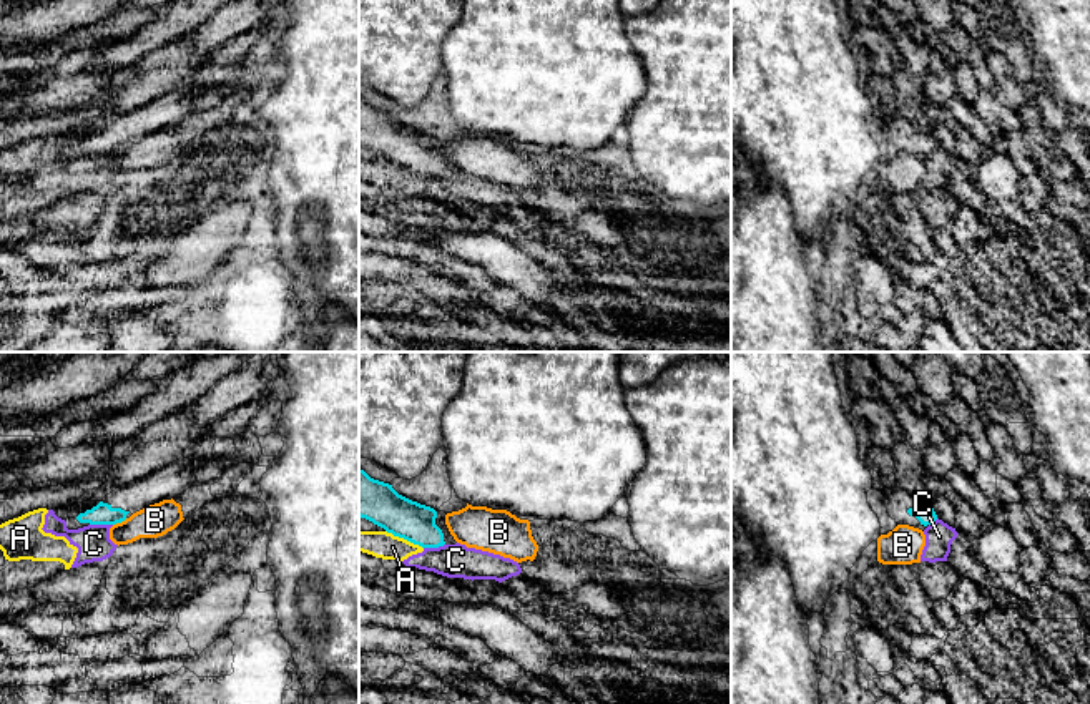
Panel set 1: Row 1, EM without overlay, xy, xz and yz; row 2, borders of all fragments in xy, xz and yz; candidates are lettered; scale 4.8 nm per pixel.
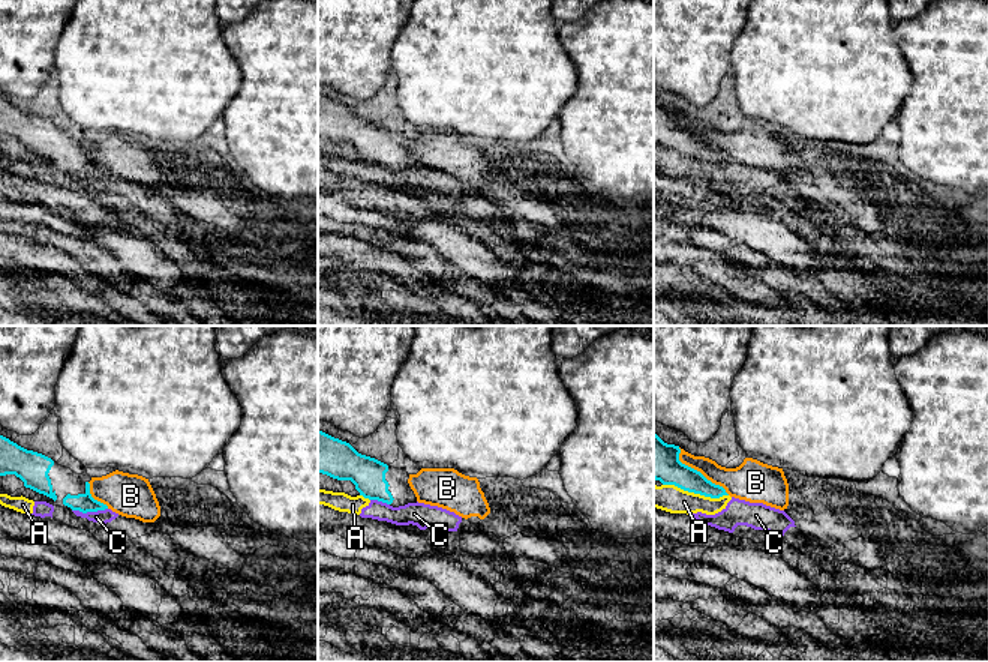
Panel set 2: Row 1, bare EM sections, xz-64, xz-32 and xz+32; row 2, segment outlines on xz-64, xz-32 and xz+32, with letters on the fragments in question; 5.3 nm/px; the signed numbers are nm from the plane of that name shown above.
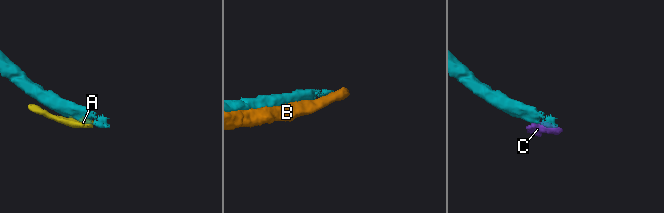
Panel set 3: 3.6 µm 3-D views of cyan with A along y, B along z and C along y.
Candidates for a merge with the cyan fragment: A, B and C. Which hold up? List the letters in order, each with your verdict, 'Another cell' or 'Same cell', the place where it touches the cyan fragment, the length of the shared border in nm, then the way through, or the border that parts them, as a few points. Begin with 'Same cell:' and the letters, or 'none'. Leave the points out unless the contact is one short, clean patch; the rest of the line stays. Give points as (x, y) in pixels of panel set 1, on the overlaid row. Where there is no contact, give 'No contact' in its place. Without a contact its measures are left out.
Same cell: none
A: Another cell. Touches cyan at xz (404, 538). Shared border 200 nm. Boundary: xz (386, 530), (422, 548)
B: Another cell. Touches cyan at xy (120, 522). Shared border 80 nm
C: Another cell. Touches cyan at xy (102, 523). Shared border 110 nm. Boundary: xy (90, 523), (112, 525)

